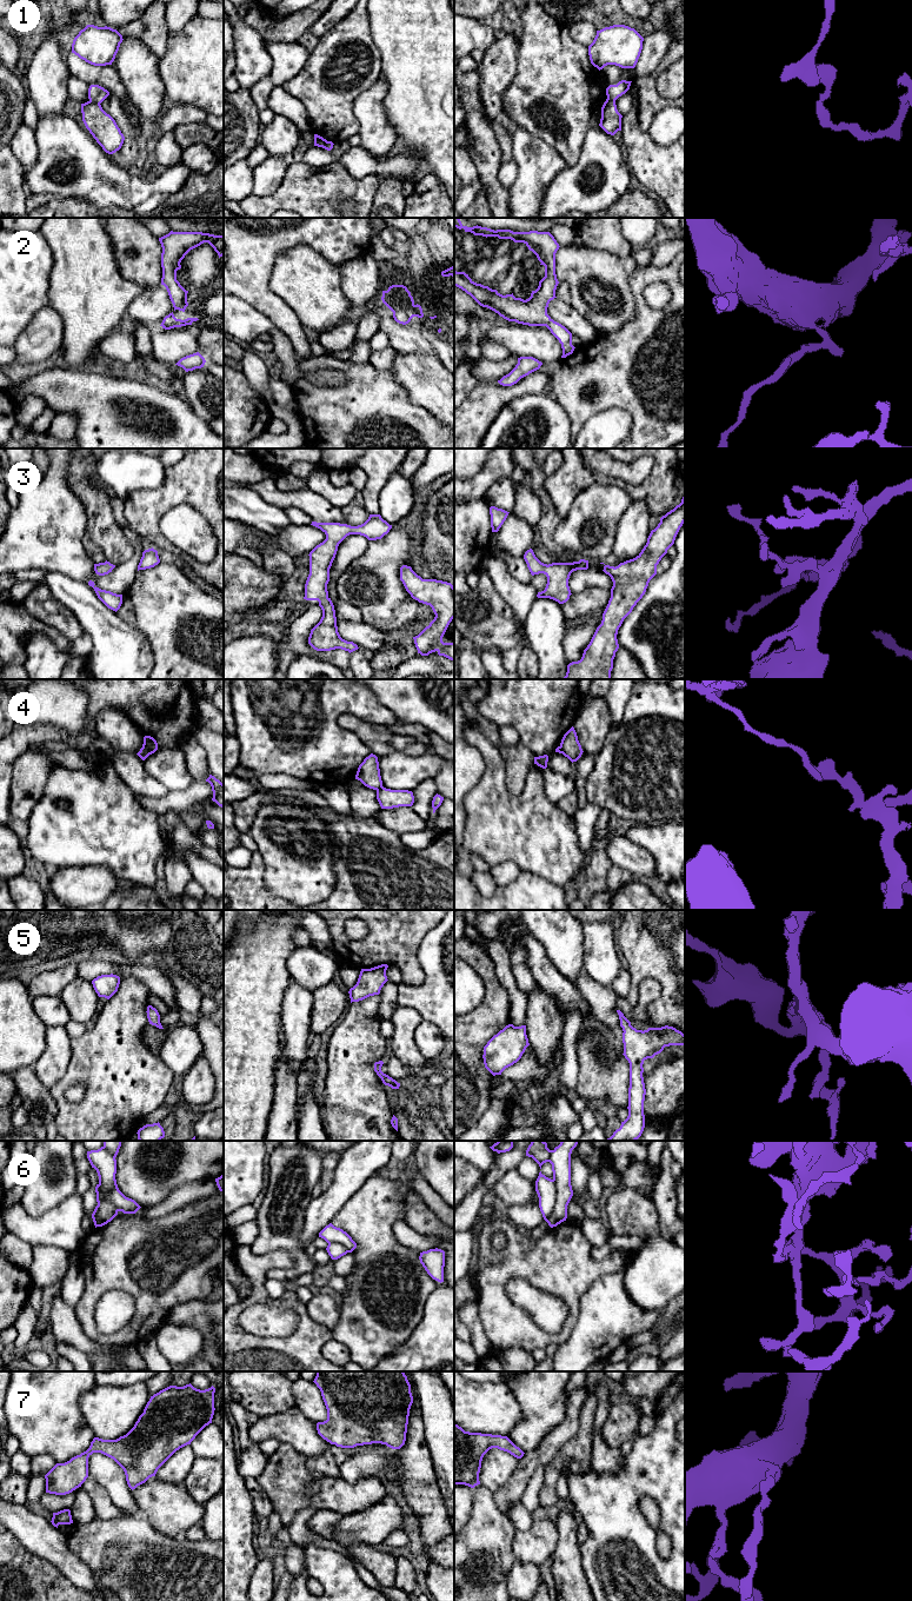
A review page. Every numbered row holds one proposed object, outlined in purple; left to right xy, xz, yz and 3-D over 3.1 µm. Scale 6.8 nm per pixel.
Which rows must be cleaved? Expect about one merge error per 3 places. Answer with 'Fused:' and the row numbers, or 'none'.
Fused: 1, 4, 6

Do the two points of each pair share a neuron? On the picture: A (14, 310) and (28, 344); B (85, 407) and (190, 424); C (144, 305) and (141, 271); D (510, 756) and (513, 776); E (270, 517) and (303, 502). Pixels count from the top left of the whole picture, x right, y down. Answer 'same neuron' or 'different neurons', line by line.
A: different neurons
B: same neuron
C: different neurons
D: same neuron
E: different neurons

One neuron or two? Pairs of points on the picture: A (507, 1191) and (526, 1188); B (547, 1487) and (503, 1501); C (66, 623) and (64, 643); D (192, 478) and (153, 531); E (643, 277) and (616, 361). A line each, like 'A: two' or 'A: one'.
A: one
B: two
C: two
D: one
E: one

